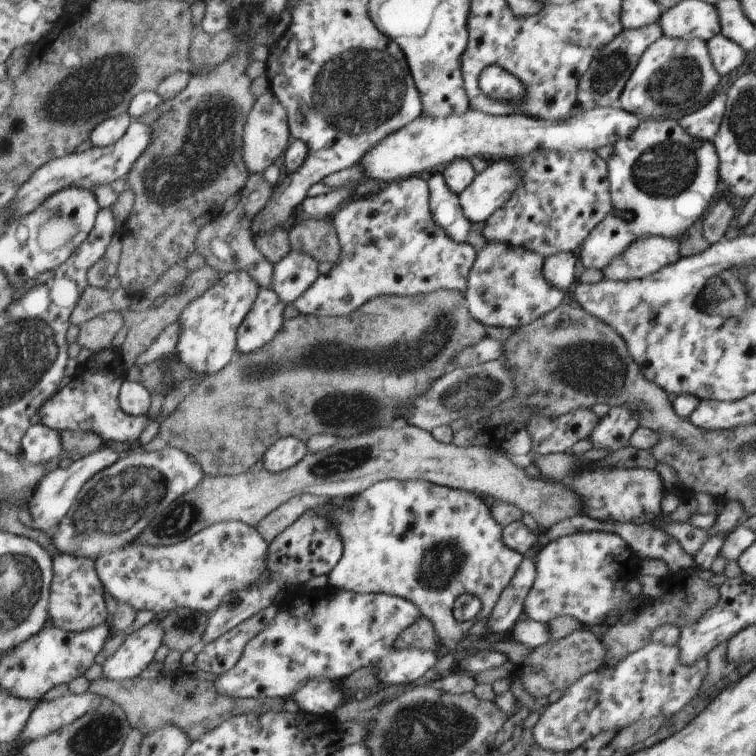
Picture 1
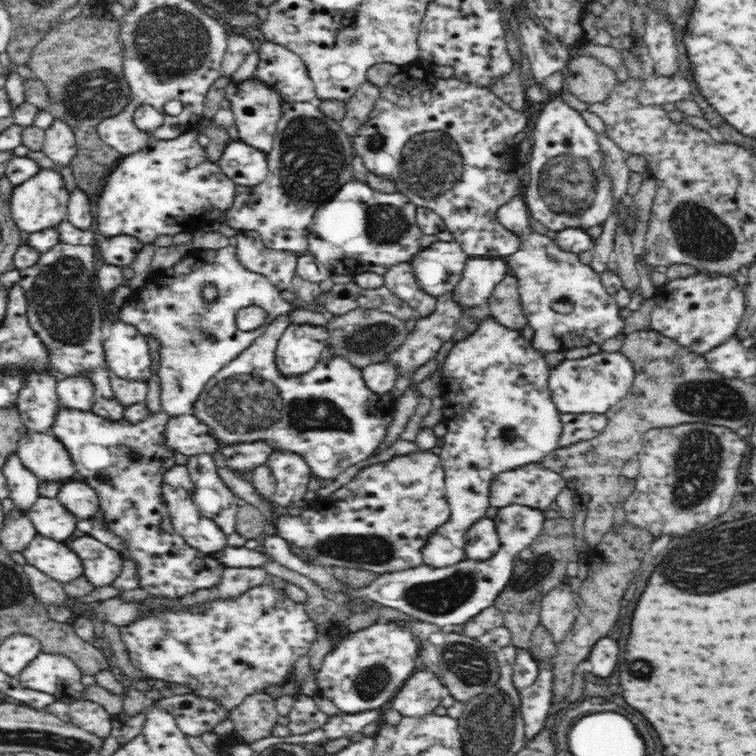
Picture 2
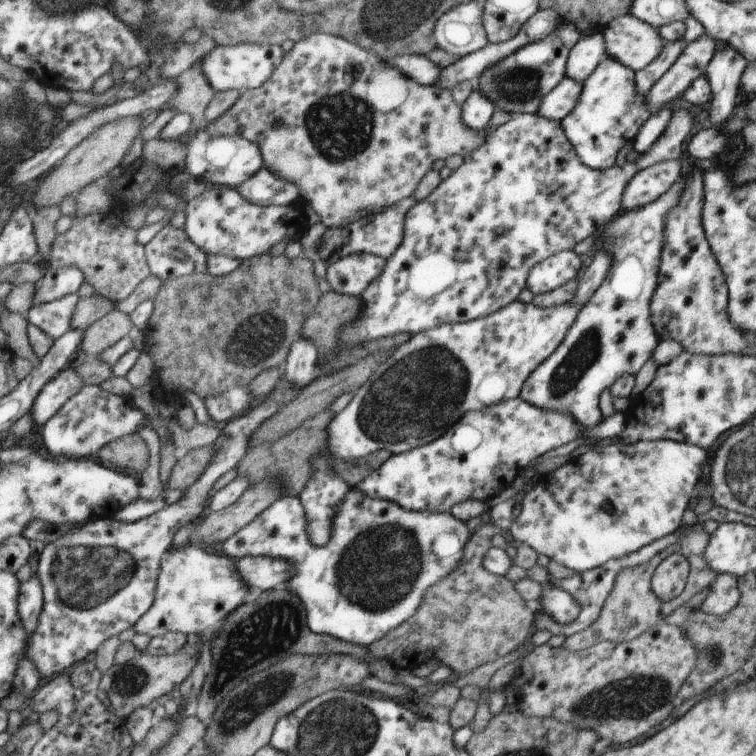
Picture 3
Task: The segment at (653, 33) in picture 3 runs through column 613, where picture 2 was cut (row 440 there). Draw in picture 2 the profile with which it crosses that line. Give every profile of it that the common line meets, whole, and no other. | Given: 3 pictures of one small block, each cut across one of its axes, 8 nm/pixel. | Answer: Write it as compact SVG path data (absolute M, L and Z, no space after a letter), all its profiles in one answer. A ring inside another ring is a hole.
M26 431L17 455L32 475L44 482L76 479L76 467L65 446L52 432Z

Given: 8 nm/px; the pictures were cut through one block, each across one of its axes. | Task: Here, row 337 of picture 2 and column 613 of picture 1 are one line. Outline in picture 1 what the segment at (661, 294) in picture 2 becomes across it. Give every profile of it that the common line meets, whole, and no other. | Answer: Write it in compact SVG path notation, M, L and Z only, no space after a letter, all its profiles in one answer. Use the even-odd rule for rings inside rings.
M654 642L647 644L644 648L633 652L632 655L626 656L618 666L610 668L610 666L602 664L596 672L582 676L568 690L565 690L564 695L558 701L549 703L533 728L536 747L552 750L552 752L572 752L578 746L582 746L586 740L594 738L596 734L600 734L604 730L620 730L620 728L623 729L629 727L630 724L637 723L638 720L648 720L648 718L659 715L669 718L697 696L706 674L708 674L706 657L694 662L692 666L686 666L681 663L678 645L666 646Z

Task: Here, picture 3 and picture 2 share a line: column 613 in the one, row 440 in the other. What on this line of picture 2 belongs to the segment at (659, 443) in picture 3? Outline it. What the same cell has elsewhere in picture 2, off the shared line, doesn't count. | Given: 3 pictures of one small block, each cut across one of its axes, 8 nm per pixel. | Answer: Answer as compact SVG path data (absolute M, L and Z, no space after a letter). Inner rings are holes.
M487 315L480 326L470 335L462 336L459 335L456 338L456 343L452 347L450 352L447 352L443 363L441 364L441 382L439 383L439 388L443 392L443 423L447 428L444 437L444 444L442 444L441 452L439 454L440 459L442 459L442 464L444 467L446 494L448 497L448 503L451 506L451 514L449 520L436 530L435 535L431 536L427 546L423 549L422 556L424 559L424 564L427 566L432 566L434 568L445 568L452 567L454 564L458 564L465 559L466 553L464 553L464 548L467 546L467 536L468 530L471 526L477 524L481 519L486 517L486 512L488 508L491 507L490 502L490 488L491 481L495 480L496 475L502 472L514 470L518 467L523 467L526 464L532 464L534 462L540 462L546 455L550 455L553 451L556 451L559 447L560 436L562 435L563 424L560 420L561 412L556 408L556 404L552 401L552 395L550 388L548 388L548 378L551 376L551 368L548 367L544 357L541 352L538 352L533 346L531 341L525 338L520 338L521 333L519 331L510 330L500 323L497 323L491 318L491 315Z

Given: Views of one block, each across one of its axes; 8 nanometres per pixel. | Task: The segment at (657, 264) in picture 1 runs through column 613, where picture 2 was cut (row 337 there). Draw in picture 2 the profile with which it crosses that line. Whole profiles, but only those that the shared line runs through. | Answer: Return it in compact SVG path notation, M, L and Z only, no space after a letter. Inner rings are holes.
M289 314L268 322L260 339L254 340L208 380L193 404L191 414L207 424L212 429L212 435L220 437L226 445L264 441L276 451L295 452L303 456L317 478L334 480L350 466L375 454L378 444L386 438L386 430L394 418L394 408L402 392L396 388L387 393L372 392L364 381L361 369L341 356L324 355L305 377L282 375L277 370L275 350L290 323Z

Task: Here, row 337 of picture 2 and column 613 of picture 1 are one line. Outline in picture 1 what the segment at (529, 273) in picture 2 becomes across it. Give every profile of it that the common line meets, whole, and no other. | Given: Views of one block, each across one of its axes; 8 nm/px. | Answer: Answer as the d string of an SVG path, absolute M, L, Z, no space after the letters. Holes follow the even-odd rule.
M606 530L578 531L549 542L537 554L533 554L536 566L534 584L524 601L524 617L550 623L558 616L572 616L588 629L600 632L602 622L630 602L626 582L632 578L632 562L628 554L632 550L614 532ZM620 546L624 546L620 550ZM626 566L626 578L620 578L620 570Z

